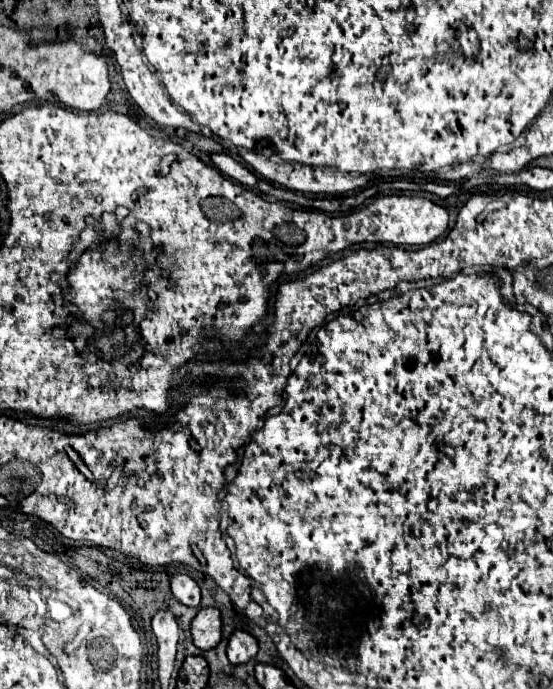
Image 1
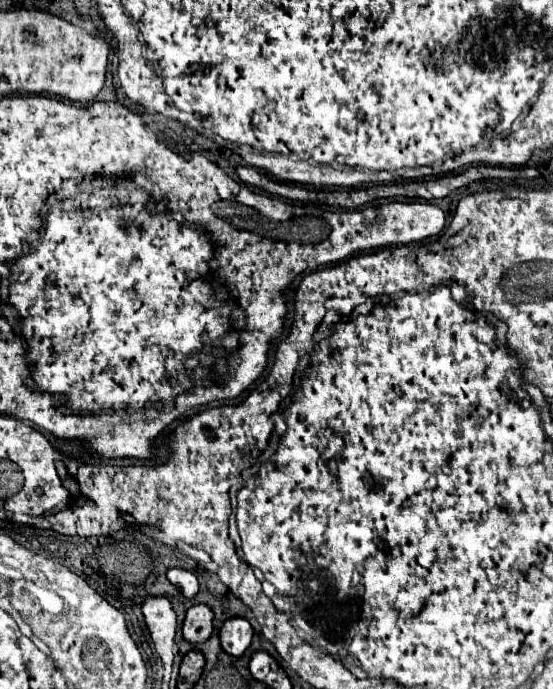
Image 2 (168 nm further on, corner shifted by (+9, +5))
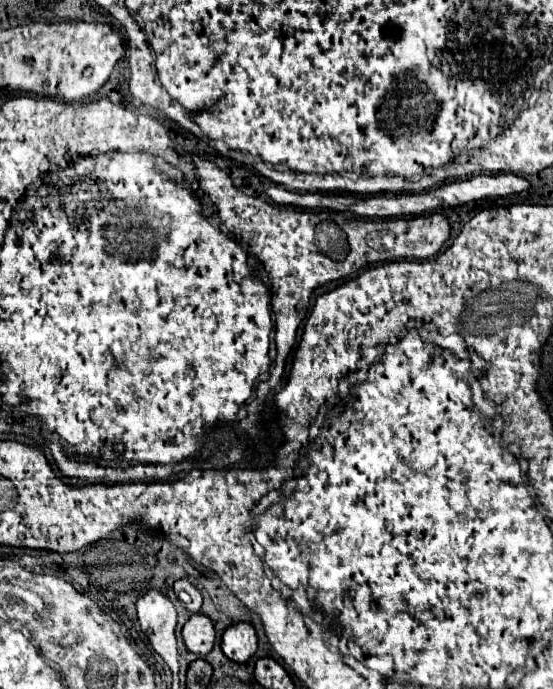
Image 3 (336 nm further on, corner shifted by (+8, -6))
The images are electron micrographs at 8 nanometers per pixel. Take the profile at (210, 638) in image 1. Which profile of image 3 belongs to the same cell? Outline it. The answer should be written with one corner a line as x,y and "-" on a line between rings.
193,614
183,626
183,642
189,652
197,656
205,656
211,652
215,642
215,628
213,622
205,614

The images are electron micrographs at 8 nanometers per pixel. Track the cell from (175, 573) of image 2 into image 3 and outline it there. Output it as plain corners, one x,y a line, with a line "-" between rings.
185,578
177,580
177,582
173,584
173,590
175,590
177,598
183,602
183,606
185,606
187,610
199,612
201,604
203,604
203,598
201,598
201,592
199,592
189,580
185,580

